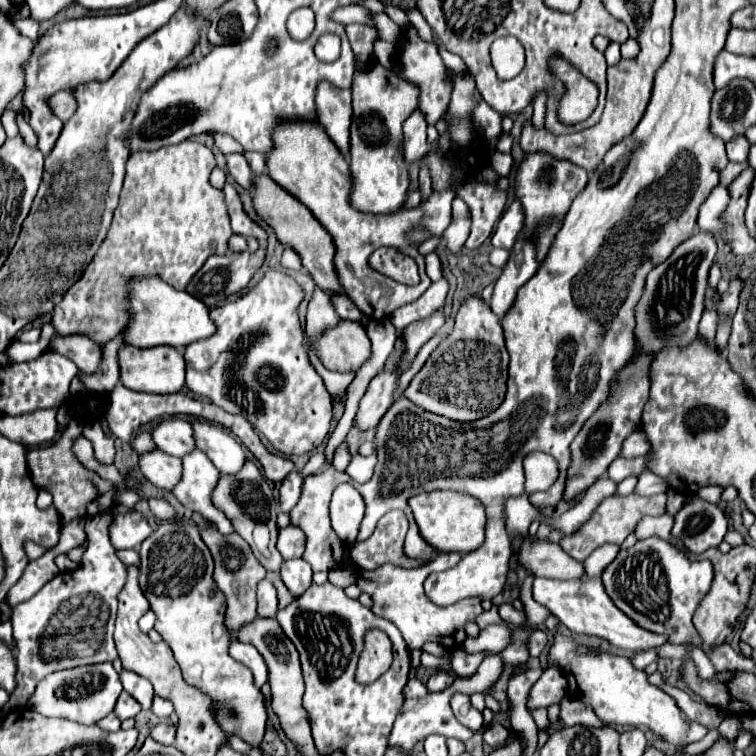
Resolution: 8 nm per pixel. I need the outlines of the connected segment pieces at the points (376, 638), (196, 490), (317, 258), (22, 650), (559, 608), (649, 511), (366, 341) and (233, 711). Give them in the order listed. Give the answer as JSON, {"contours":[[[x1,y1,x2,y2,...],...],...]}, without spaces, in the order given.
{"contours":[[[370,630,366,636,366,646,358,662,356,680,360,684,370,684,378,680,392,664,392,642,380,630]],[[194,450,184,456,184,474,174,488,174,496,192,512,200,512,212,520,222,534,234,532,230,520,212,504,212,490,220,480,220,472,202,450]],[[262,174,260,178,254,180,256,186,256,196,254,196,254,208,258,212,258,216,262,216,276,232,278,240,284,246,290,246,302,260,302,266,306,268,306,272,310,274,310,278,314,280,314,284,324,290,330,296,342,294,344,288,340,286,336,268,334,268,334,242,332,236,324,230,324,226,312,216,312,212,300,204,292,194,288,194,284,188,280,188,268,174]],[[112,514,86,518,84,530,88,540,84,558,74,572,56,574,44,588,12,610,13,640,18,648,18,688,2,708,4,714,24,708,36,690,36,684,52,672,84,664,112,662,118,658,112,632,118,608,118,594,126,584,126,566,118,560,110,544,108,526]],[[584,576,578,580,548,580,548,578,534,578,532,584,532,596,536,602,546,606,558,620,574,634,588,634,608,640,612,646,618,646,622,650,650,650,660,648,666,644,666,636,652,634,640,626,636,626,624,612,620,612,612,600,608,598,602,580,596,576]],[[628,494,628,496,608,496,604,498,598,508,592,512,592,516,570,536,564,536,560,540,560,546,564,552,568,552,572,558,578,562,584,562,588,554,592,554,598,546,602,544,622,544,624,538,634,532,636,524,640,522,642,516,660,516,666,512,666,494,654,494,654,496,638,496,638,494]],[[340,320,340,324,336,328,330,328,316,344,316,350,318,350,322,364,328,370,336,370,336,372,356,372,372,354,370,338,368,338,364,326,358,322,350,322,350,320]],[[178,522,160,524,158,530,154,530,154,534,150,534,144,540,144,544,140,546,140,558,142,558,142,562,140,562,140,586,142,586,144,596,150,602,150,608,158,616,154,628,170,644,186,684,200,688,200,692,210,696,210,700,212,700,210,708,212,708,220,728,226,734,238,734,250,746,260,746,264,732,266,732,266,720,268,720,264,694,256,688,252,672,228,654,228,646,232,642,232,636,228,634,228,628,224,624,226,598,212,578,214,562,212,562,210,550,206,548,206,544,200,538,198,528,192,524,178,524]]]}

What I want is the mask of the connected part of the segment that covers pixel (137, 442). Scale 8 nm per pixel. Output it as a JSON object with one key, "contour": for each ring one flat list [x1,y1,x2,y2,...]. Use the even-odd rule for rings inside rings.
{"contour":[[140,434,140,436,136,436,136,438,132,440,132,446,134,446,140,454,156,450,156,444,152,442,152,436,150,436,150,434]]}

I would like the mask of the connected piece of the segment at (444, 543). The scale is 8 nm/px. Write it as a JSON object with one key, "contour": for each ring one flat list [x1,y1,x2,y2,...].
{"contour":[[436,490,416,494,408,500,420,534,424,540,438,548,438,552,472,552,482,546,484,542,484,528,486,528,486,510,480,500,464,492,450,492,450,490]]}

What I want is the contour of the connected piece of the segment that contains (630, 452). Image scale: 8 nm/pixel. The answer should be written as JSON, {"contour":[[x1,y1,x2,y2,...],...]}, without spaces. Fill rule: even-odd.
{"contour":[[638,428,636,432,632,432,622,448,622,456,624,458,636,458,636,456,644,456,650,450,650,442,646,438,646,434,642,432,642,428]]}

